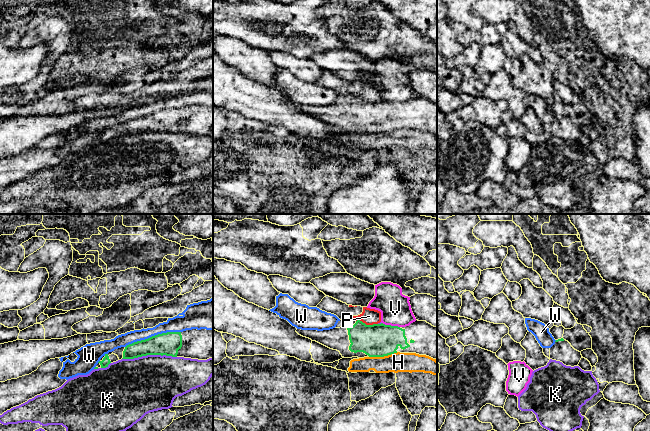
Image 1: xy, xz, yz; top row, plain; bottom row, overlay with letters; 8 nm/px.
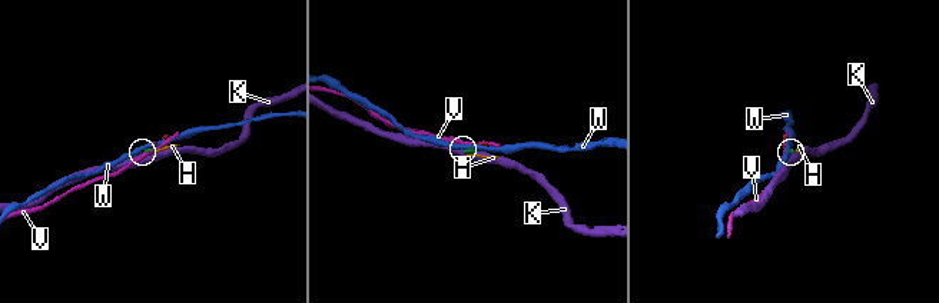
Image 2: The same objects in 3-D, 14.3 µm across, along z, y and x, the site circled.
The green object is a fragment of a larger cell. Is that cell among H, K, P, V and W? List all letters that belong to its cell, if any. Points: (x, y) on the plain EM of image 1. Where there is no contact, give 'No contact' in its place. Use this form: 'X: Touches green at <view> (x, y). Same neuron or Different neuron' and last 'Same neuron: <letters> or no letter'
H: Touches green at xz (383, 132). Different neuron
K: Touches green at xy (149, 130). Different neuron
P: Touches green at xz (367, 101). Different neuron
V: Touches green at xz (390, 101). Different neuron
W: Touches green at xy (152, 112). Different neuron
Same neuron: no letter

